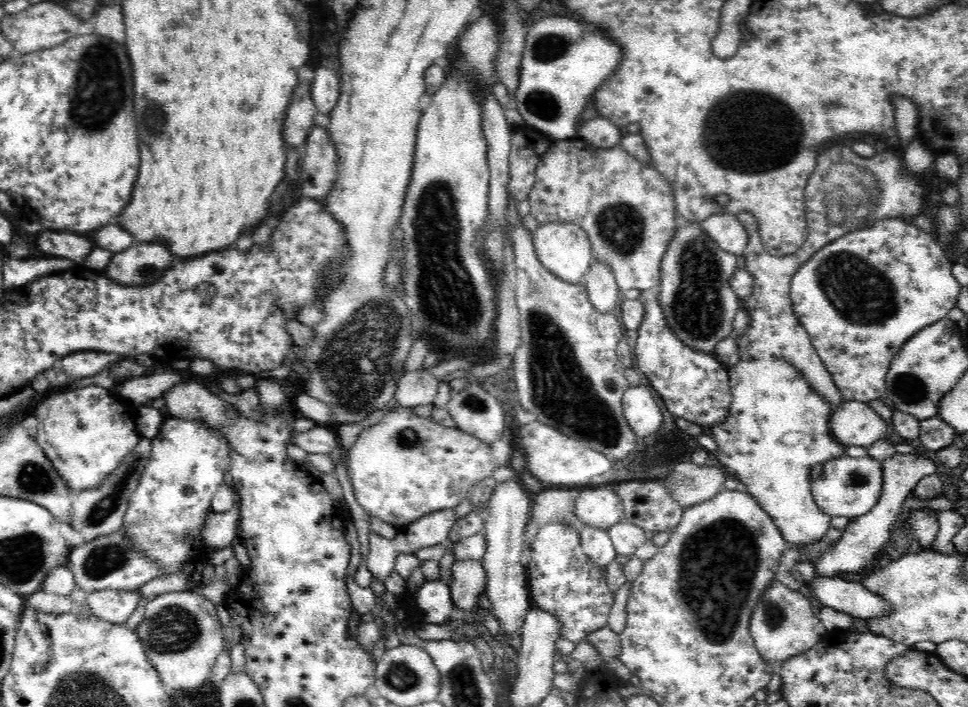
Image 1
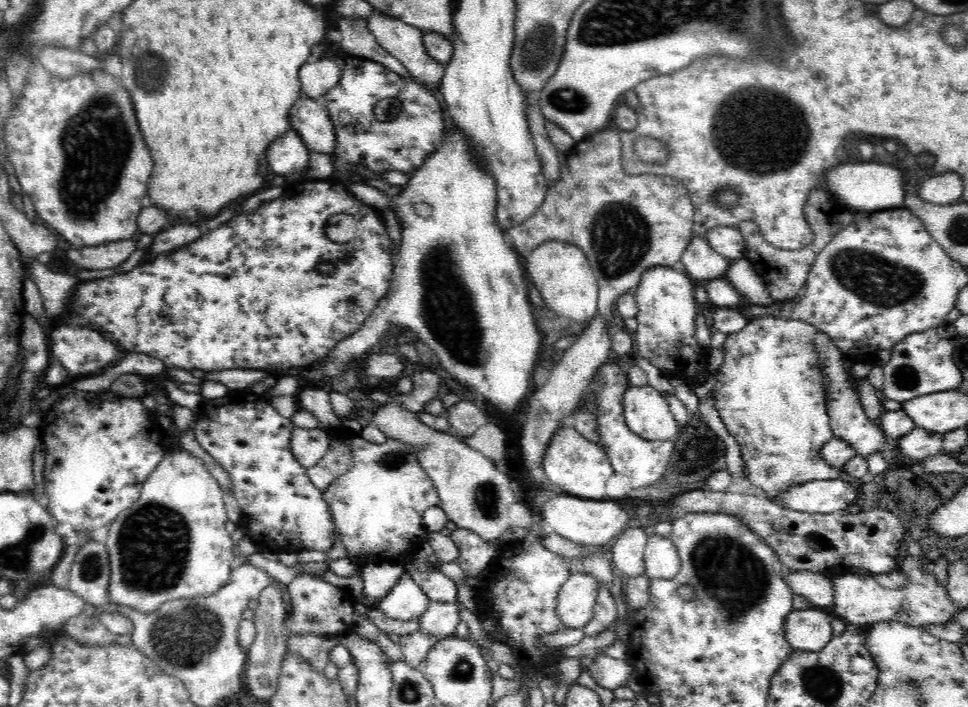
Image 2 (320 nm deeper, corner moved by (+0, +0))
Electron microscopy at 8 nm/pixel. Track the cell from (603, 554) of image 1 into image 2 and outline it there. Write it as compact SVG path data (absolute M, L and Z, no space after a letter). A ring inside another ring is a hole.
M600 584L598 588L598 596L593 610L593 616L583 628L586 636L600 636L604 630L606 630L610 624L615 624L616 612L618 612L618 606L616 605L616 599L610 589L605 585Z

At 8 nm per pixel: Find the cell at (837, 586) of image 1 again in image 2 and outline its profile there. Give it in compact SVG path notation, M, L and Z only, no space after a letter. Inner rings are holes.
M781 568L786 584L794 594L808 598L815 608L830 606L834 600L833 577L812 571L795 571Z

